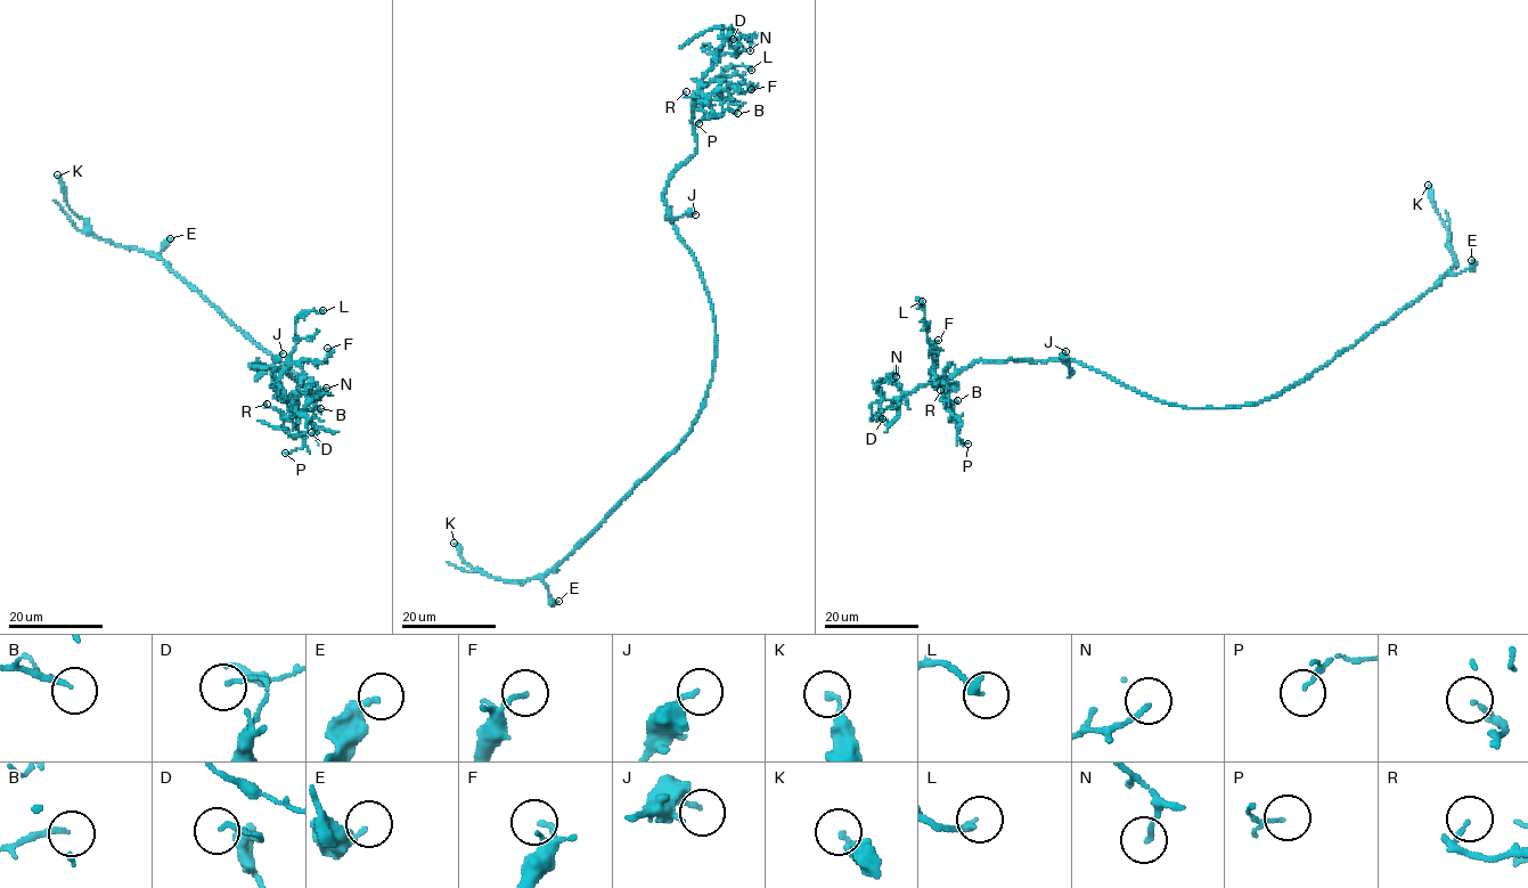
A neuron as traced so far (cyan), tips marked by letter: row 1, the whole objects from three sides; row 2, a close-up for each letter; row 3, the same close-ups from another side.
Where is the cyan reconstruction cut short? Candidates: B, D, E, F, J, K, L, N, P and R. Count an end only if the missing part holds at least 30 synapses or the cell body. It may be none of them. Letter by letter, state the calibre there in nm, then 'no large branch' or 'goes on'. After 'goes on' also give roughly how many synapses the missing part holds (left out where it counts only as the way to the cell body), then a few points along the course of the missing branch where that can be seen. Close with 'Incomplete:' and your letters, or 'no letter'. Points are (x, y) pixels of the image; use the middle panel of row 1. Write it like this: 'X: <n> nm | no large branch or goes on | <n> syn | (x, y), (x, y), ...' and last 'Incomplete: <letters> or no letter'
B: 150 nm | no large branch
D: 80 nm | no large branch
E: 190 nm | no large branch
F: 170 nm | no large branch
J: 150 nm | no large branch
K: 180 nm | no large branch
L: 240 nm | no large branch
N: 150 nm | no large branch
P: 100 nm | no large branch
R: 130 nm | no large branch
Incomplete: no letter

